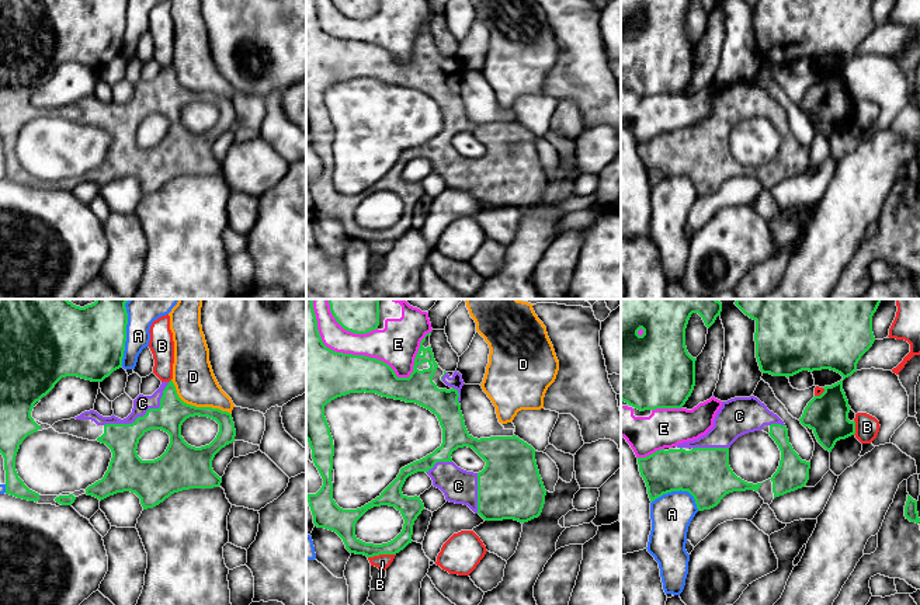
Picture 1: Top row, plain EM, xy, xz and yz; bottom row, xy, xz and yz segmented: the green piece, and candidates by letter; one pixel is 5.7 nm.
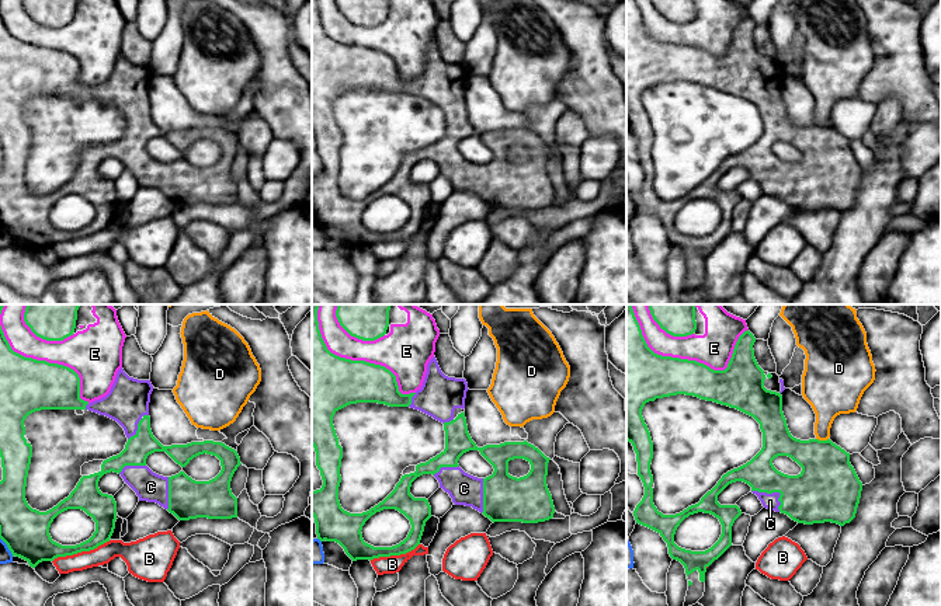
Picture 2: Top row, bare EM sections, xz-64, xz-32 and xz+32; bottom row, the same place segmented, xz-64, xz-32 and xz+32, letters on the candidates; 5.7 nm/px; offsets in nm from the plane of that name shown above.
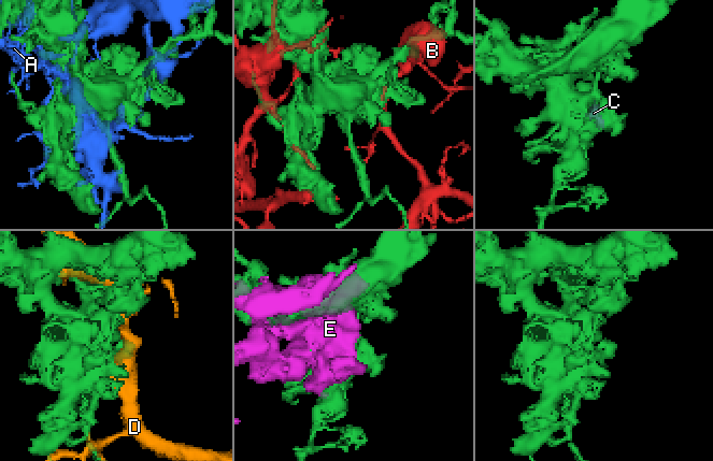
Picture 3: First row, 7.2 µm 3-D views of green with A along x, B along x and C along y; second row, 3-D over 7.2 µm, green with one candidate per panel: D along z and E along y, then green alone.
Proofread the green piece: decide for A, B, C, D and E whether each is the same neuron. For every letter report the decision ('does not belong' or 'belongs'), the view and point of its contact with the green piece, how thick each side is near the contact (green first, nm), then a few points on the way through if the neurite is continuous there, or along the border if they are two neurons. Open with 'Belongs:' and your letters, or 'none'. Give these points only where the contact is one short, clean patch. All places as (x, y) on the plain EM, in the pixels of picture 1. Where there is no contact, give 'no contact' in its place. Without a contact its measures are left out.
Belongs: C
A: does not belong | yz (679, 176) | 280/240 nm
B: does not belong | xz (381, 239) | 110/90 nm
C: belongs | xy (145, 100) | 180/100 nm
D: does not belong | xy (197, 93) | 170/240 nm
E: does not belong | xz (375, 44) | 260/240 nm

